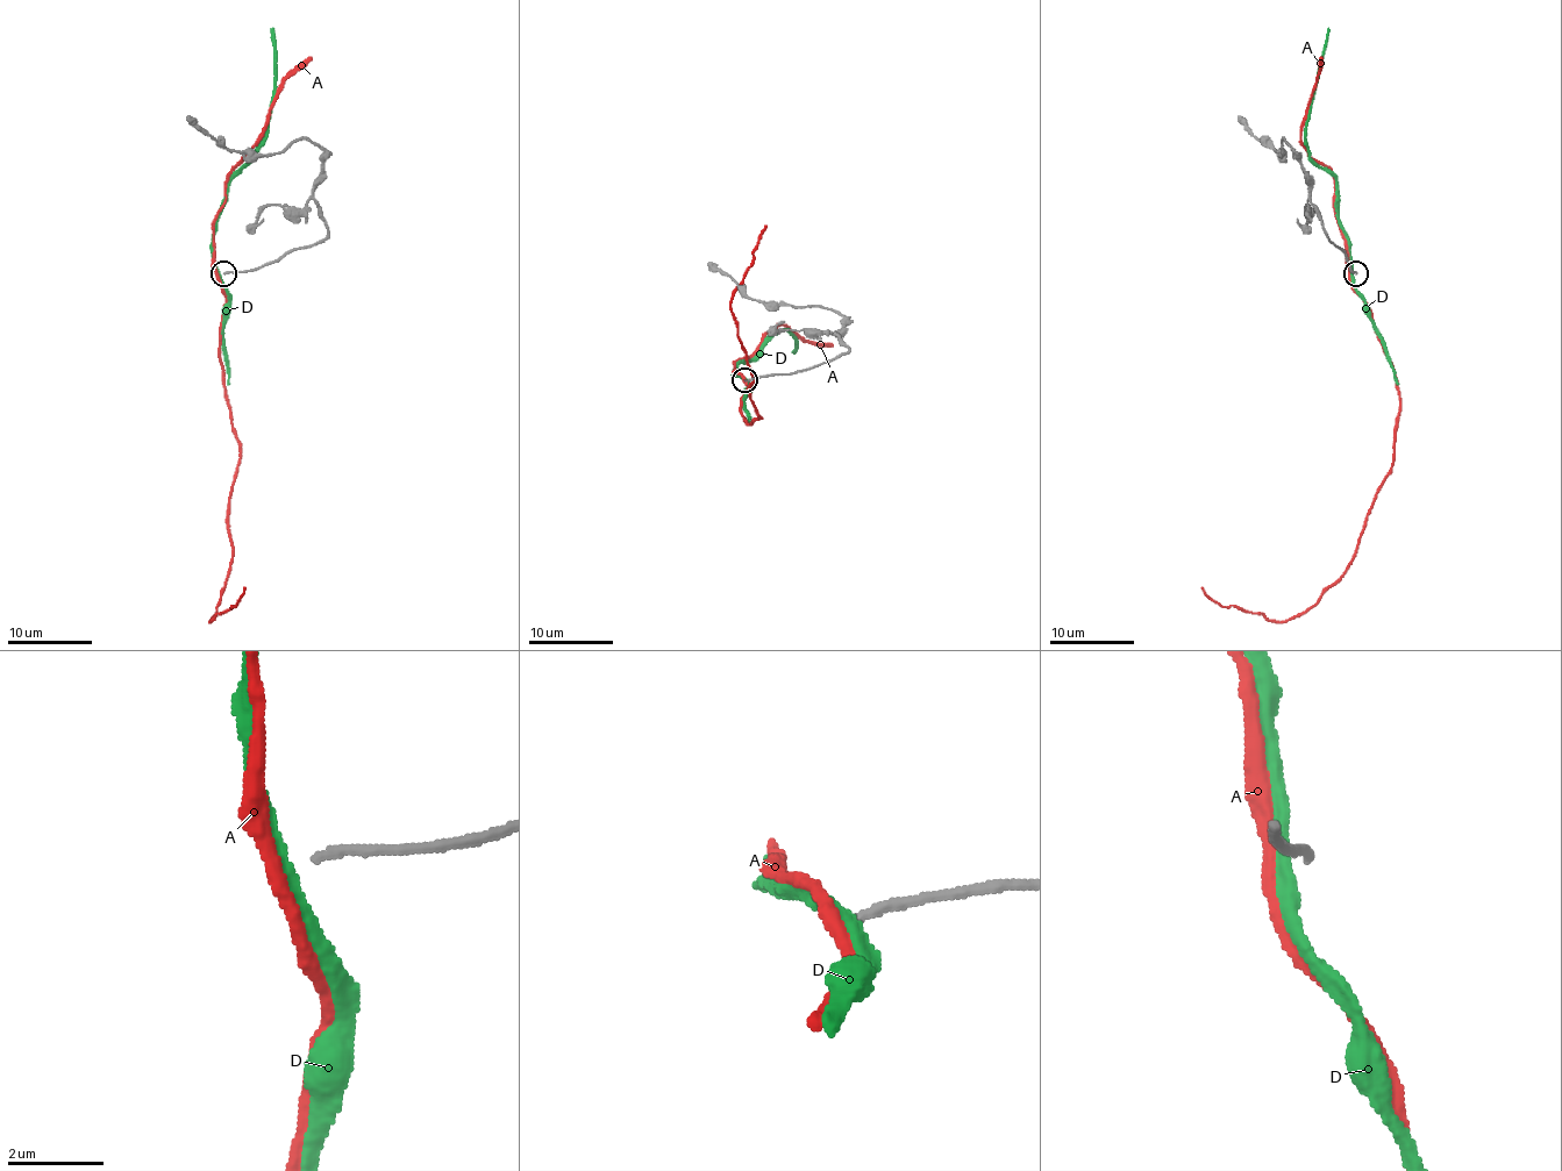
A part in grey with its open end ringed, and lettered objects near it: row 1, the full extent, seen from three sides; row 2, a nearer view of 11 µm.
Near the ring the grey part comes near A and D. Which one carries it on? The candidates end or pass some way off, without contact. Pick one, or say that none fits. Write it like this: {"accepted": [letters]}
{"accepted": []}

